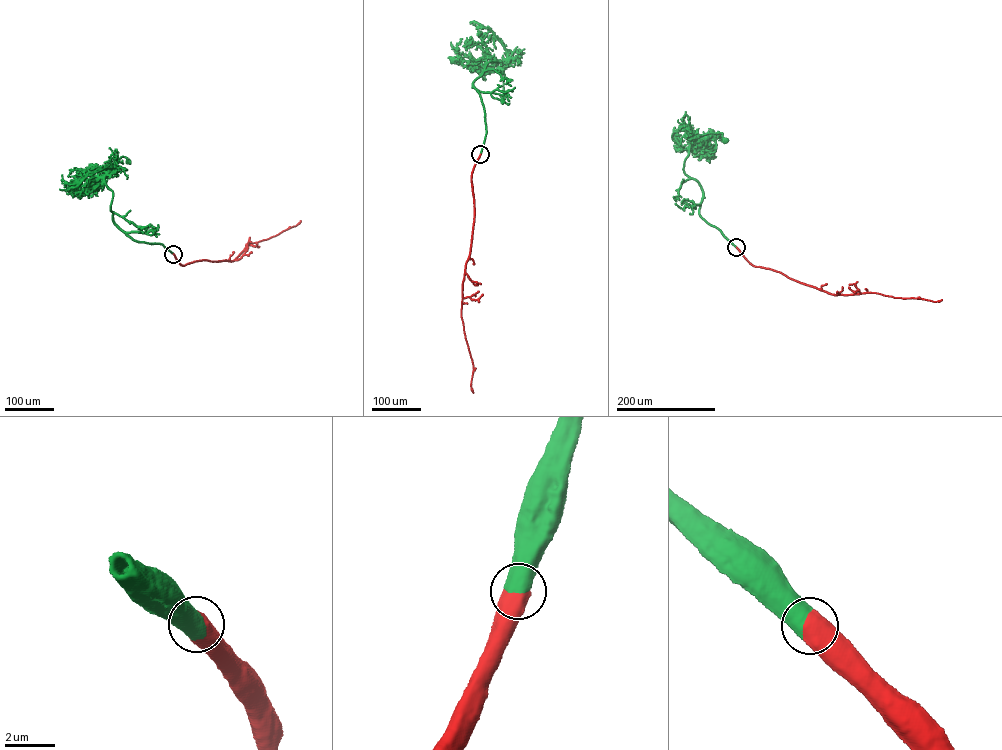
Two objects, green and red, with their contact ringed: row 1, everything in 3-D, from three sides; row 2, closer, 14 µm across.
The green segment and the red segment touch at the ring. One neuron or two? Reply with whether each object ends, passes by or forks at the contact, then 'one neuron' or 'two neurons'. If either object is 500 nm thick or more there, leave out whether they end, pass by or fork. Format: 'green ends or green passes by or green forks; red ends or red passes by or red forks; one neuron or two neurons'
one neuron

